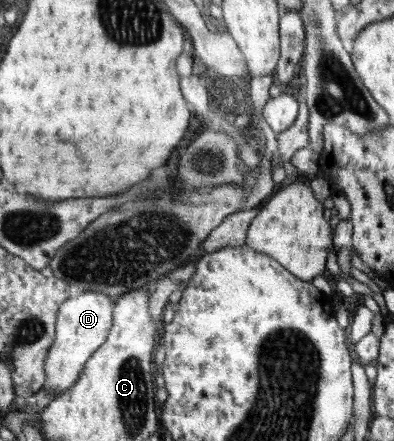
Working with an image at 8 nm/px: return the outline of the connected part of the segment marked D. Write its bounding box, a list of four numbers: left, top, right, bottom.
[44,291,112,396]

